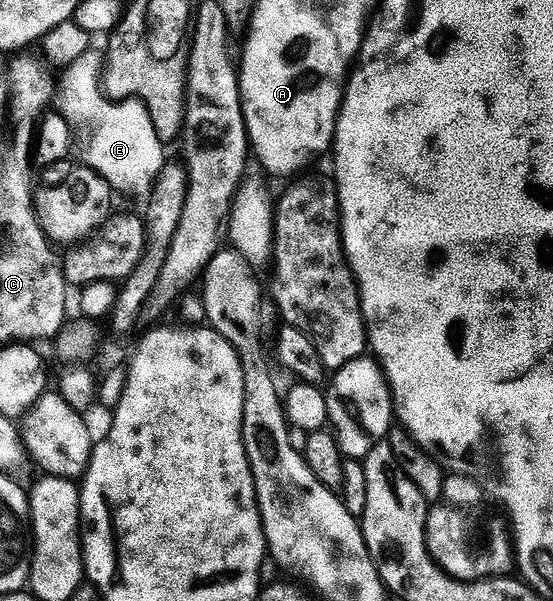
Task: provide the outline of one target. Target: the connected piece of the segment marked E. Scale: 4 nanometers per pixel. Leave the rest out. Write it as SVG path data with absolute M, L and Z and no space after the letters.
M89 49L62 71L62 78L59 78L54 93L54 111L62 115L72 127L81 125L91 128L86 165L95 169L116 193L125 192L141 198L148 197L157 176L167 162L166 147L155 133L151 116L140 100L127 98L123 100L119 112L104 112L107 102L101 96L101 79L107 58L102 51L100 53L97 50Z

